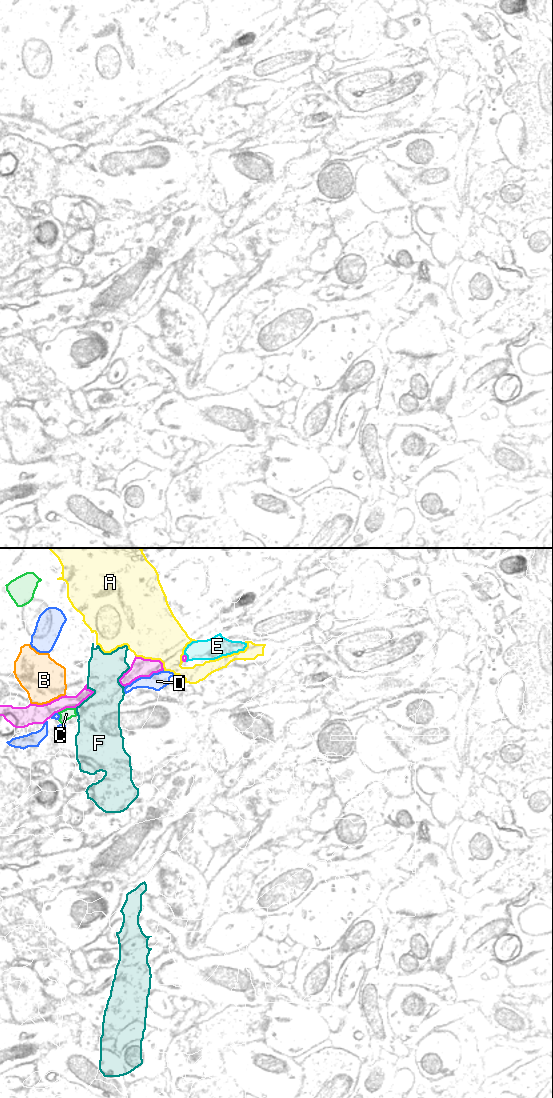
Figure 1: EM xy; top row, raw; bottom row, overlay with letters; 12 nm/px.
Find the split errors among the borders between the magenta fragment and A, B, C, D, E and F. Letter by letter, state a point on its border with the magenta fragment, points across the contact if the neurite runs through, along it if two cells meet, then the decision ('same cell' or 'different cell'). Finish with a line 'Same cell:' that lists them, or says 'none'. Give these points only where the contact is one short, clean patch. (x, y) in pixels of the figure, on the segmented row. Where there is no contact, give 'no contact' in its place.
A: meets magenta in xy at (152, 660); different cell
B: meets magenta in xy at (47, 703); different cell
C: meets magenta in xy at (66, 707); border along xy (75, 707), (66, 707), (57, 712); different cell
D: meets magenta in xy at (143, 676); different cell
E: meets magenta in xy at (186, 658); runs through xy (184, 657), (186, 658), (193, 651), (201, 649); same cell
F: meets magenta in xy at (88, 696); different cell
Same cell: E

